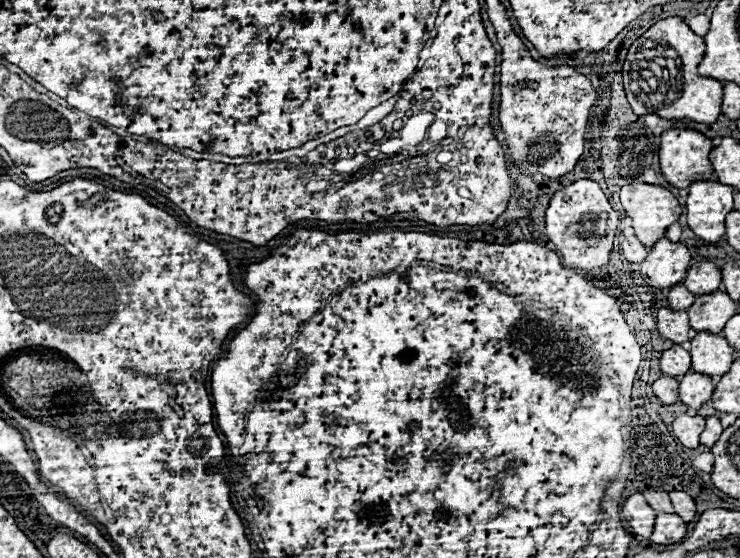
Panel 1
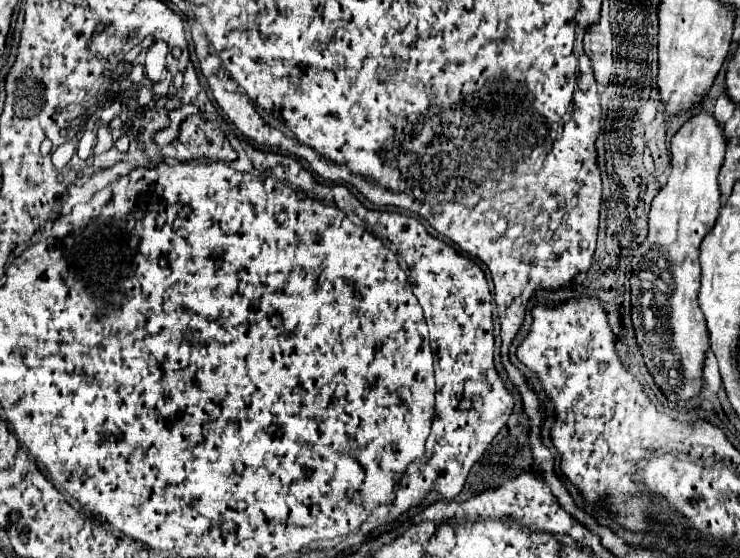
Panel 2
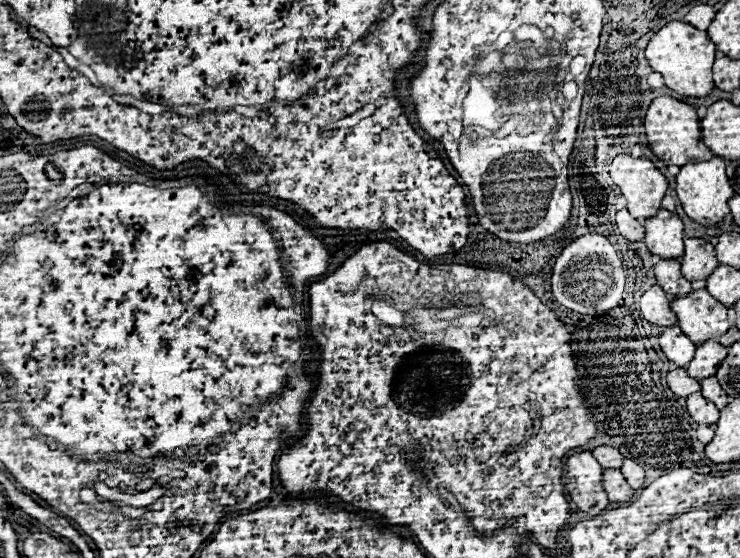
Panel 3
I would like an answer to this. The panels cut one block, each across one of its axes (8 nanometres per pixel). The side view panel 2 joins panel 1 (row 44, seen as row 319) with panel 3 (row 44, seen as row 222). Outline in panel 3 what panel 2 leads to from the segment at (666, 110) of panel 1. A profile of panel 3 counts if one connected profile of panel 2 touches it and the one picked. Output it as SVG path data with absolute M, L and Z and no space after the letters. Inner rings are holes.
M672 20L664 28L660 28L652 40L646 46L646 60L652 68L652 72L662 74L664 84L682 94L682 96L694 96L694 98L704 98L712 92L714 82L712 82L712 64L716 56L716 46L710 42L708 34L702 30L696 30L694 26Z

